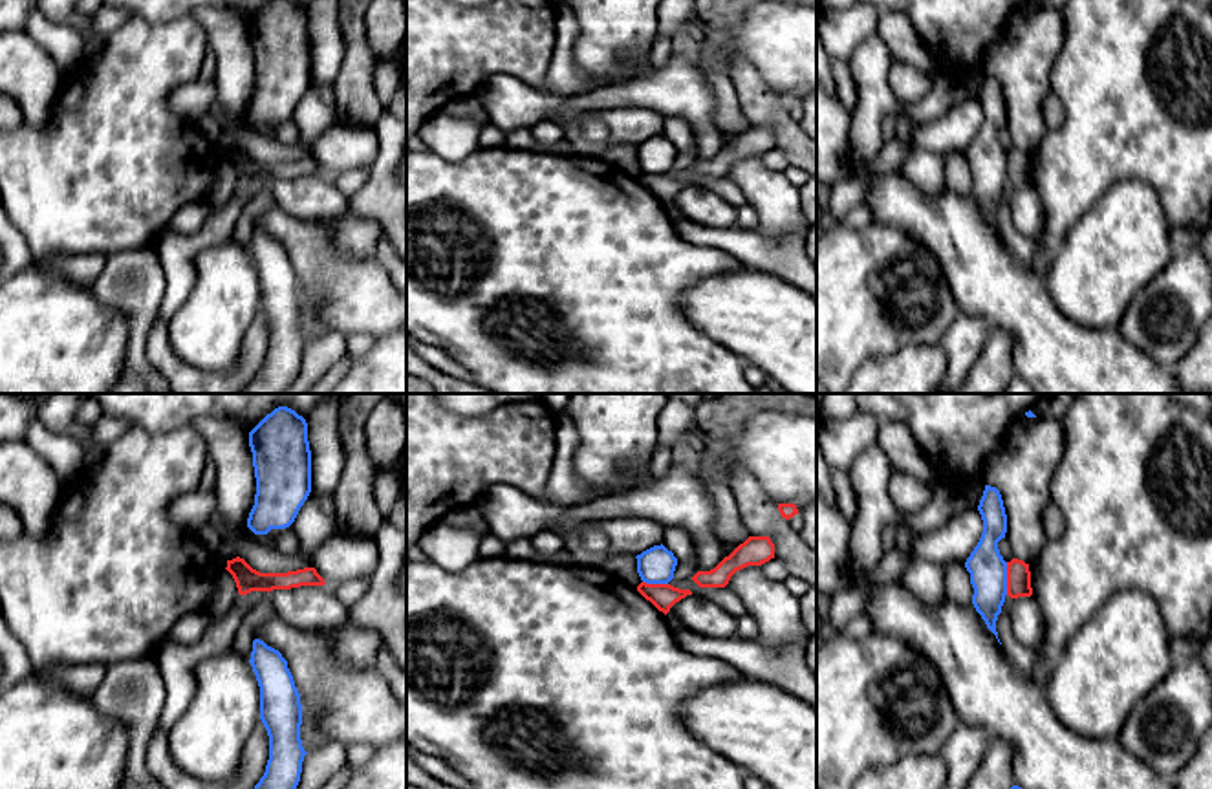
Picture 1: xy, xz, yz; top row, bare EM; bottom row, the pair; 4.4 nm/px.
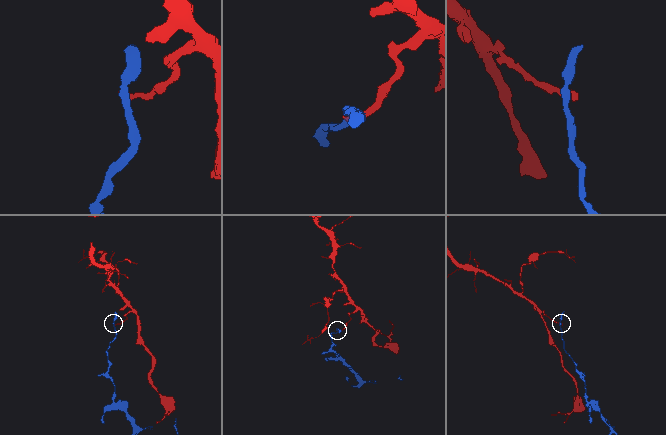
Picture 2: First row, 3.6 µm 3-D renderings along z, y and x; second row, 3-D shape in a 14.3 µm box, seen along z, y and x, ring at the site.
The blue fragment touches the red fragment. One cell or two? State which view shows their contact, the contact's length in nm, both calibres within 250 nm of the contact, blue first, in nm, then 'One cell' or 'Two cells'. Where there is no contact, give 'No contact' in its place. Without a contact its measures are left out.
Touches blue in yz. Shared border 140 nm. Thickness 160 nm (blue) against 110 nm. Two cells

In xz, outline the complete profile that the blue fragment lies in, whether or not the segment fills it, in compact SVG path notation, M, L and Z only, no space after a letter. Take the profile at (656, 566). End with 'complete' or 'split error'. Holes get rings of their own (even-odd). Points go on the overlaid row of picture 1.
M663 544L654 546L637 558L637 573L646 584L668 584L674 578L677 558Z; complete

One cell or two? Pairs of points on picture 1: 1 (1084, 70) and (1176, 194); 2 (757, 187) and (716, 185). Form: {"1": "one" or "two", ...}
{"1": "one", "2": "two"}

